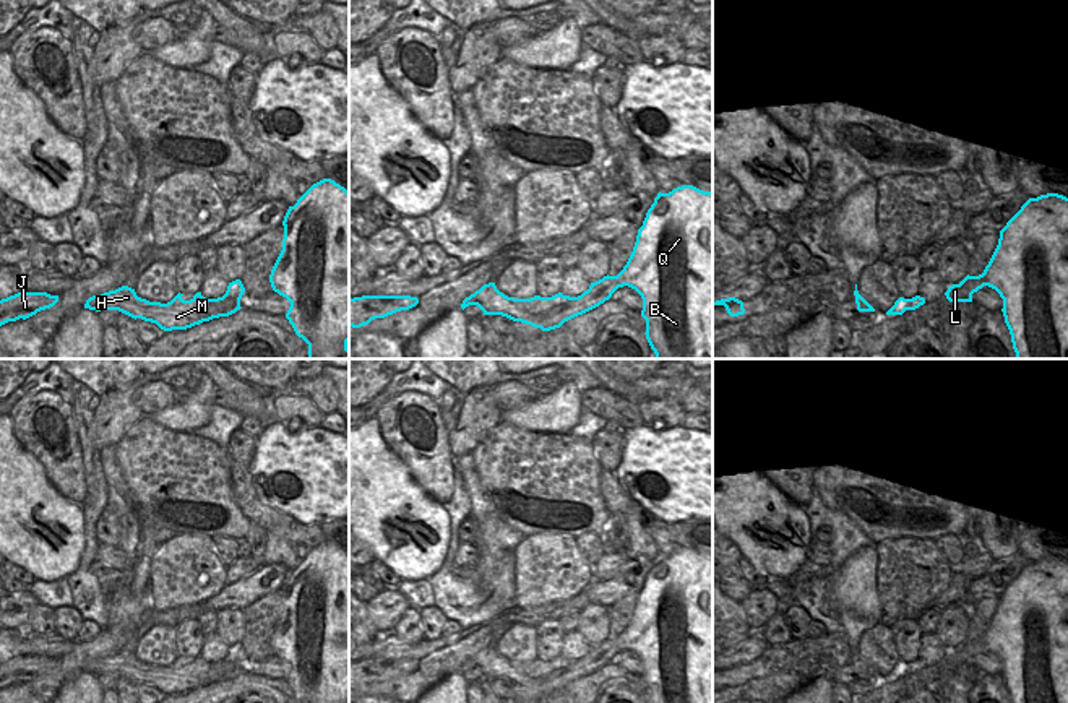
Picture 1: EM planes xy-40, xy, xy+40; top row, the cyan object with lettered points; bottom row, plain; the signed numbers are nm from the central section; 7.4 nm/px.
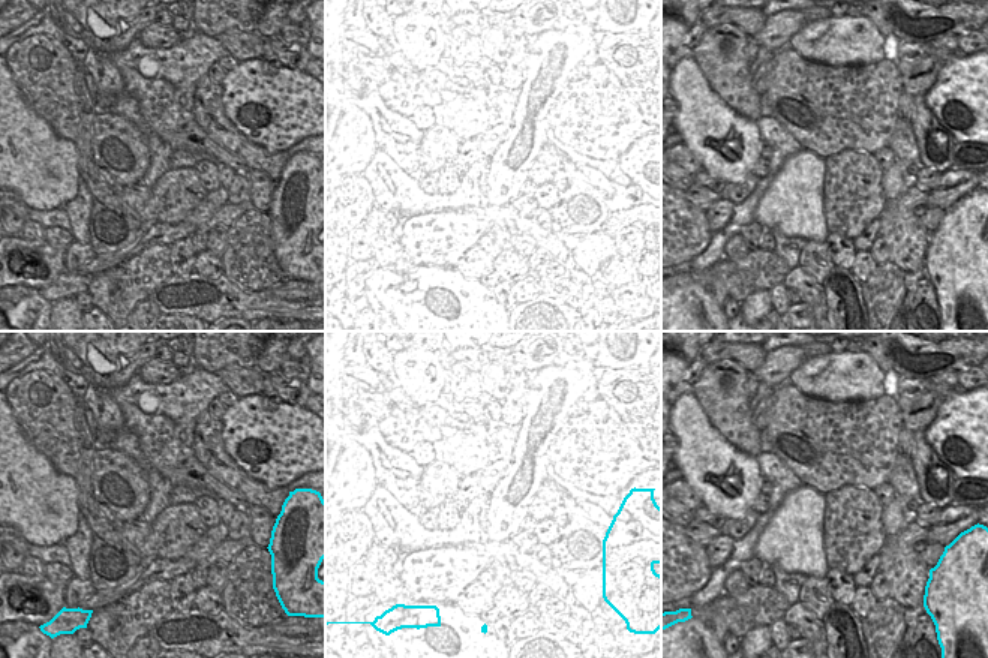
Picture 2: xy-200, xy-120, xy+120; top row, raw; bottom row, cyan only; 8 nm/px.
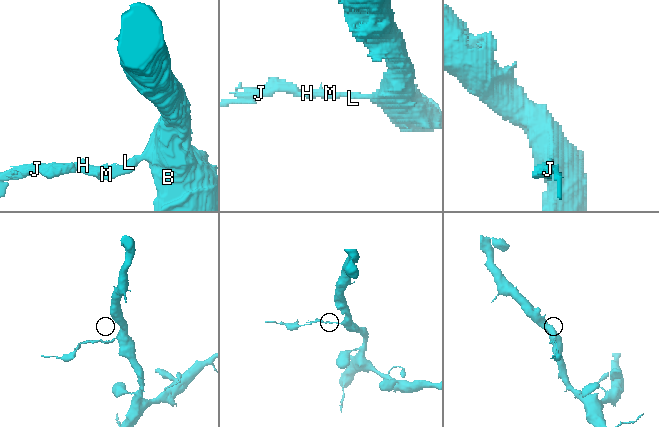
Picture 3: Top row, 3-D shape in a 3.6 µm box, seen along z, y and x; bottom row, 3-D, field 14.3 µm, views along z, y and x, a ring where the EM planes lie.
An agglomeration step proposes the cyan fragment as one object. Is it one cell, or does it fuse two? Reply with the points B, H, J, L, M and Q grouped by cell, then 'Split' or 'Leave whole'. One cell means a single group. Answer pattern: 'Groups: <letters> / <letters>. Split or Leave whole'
Groups: B Q / H J L M. Split

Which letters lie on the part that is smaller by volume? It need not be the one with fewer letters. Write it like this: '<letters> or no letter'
H, J, L, M

